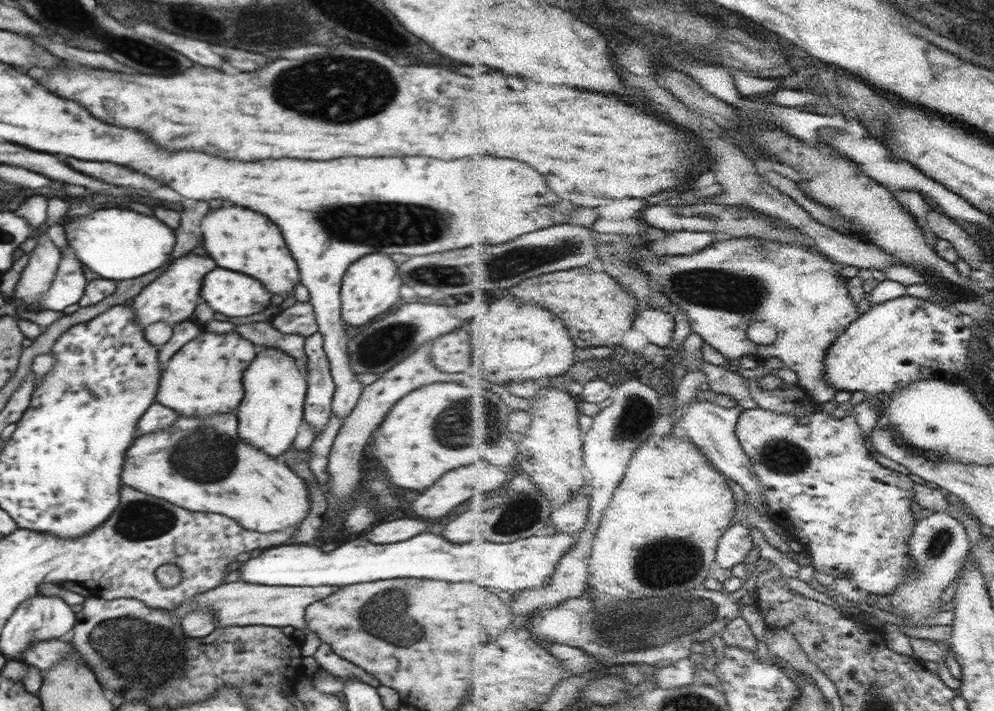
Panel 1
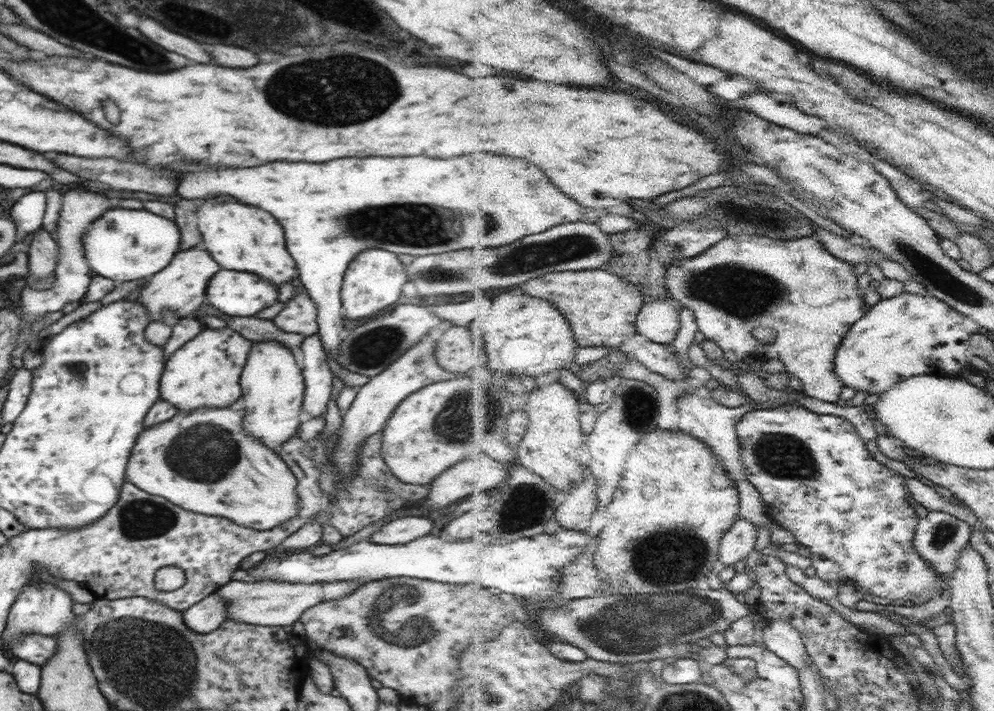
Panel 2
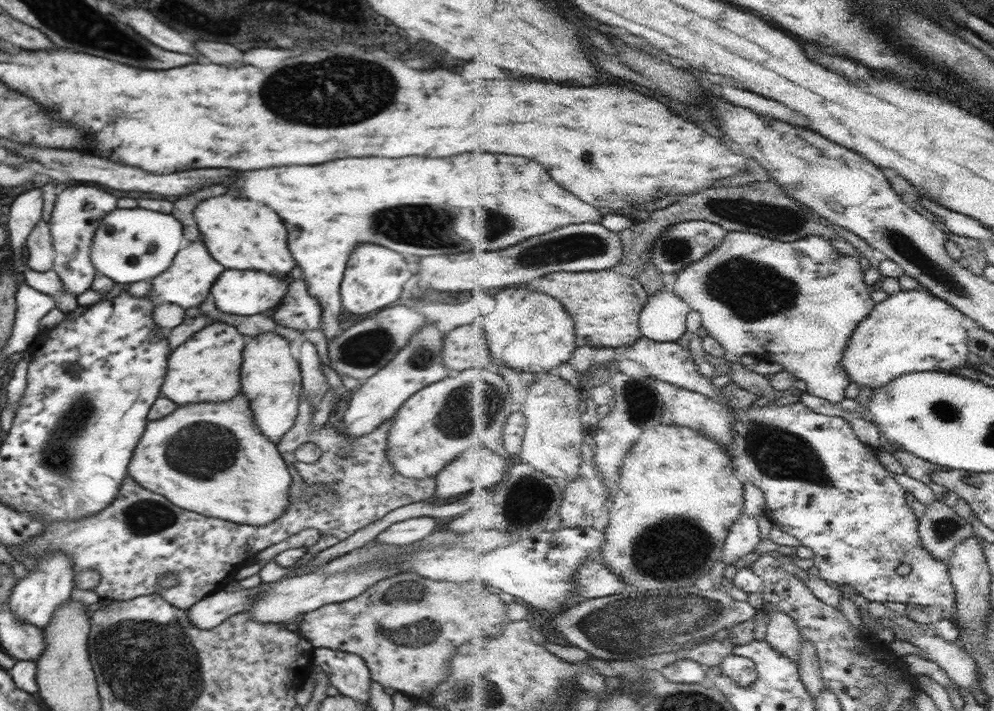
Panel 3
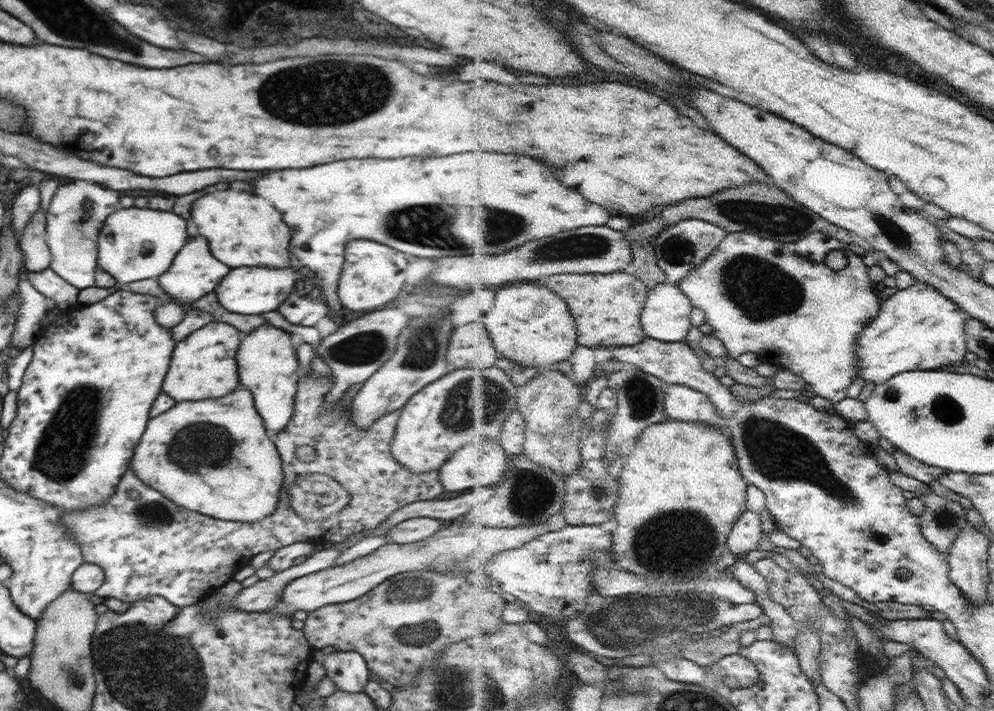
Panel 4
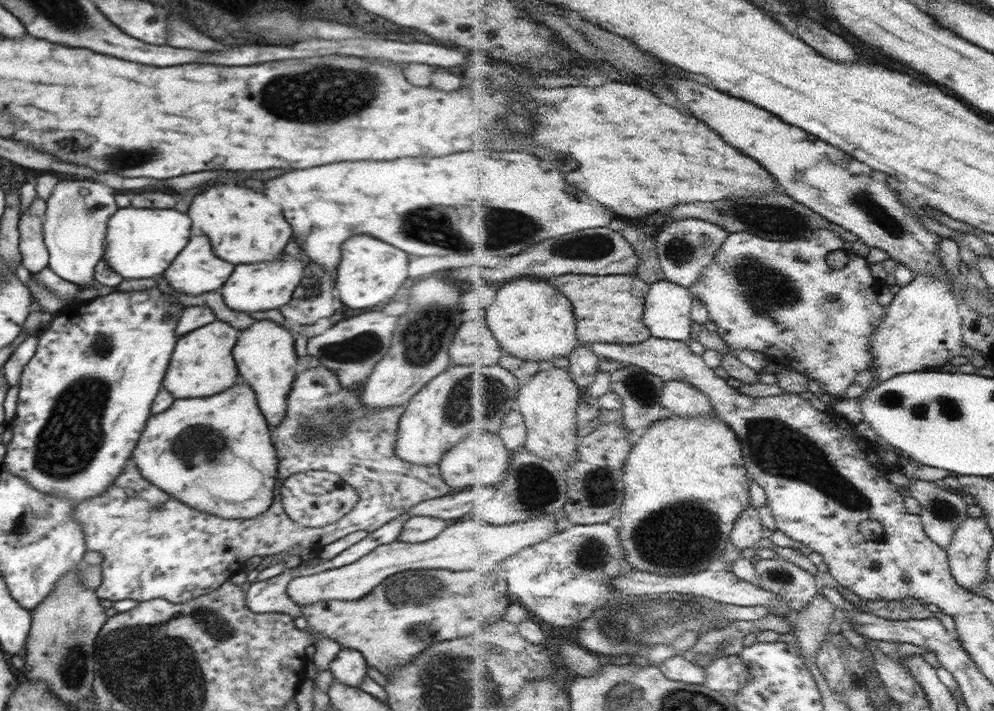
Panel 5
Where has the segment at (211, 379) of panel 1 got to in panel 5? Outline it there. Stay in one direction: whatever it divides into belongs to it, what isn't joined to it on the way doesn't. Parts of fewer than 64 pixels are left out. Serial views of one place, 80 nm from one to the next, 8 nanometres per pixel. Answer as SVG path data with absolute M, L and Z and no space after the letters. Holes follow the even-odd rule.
M212 322L178 338L164 376L164 388L174 398L202 398L230 388L240 378L237 364L232 358L232 346L236 344L240 332L226 322Z

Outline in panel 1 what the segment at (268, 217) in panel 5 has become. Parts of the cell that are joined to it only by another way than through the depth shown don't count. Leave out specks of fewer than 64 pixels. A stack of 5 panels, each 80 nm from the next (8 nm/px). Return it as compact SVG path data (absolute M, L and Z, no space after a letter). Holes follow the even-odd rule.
M240 206L210 210L202 218L202 236L206 252L220 268L244 272L260 280L272 294L292 292L292 288L300 284L296 260L290 256L280 228L276 228L276 224L272 224L266 216L260 216L258 212Z

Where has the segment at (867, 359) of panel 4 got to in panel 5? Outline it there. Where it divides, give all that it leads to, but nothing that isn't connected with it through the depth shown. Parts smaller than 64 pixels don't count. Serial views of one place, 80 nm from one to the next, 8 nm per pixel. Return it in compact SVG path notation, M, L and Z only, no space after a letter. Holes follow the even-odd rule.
M917 274L916 280L909 286L900 290L895 296L891 306L887 308L887 317L884 322L876 329L874 339L872 339L872 354L875 356L874 369L878 378L890 380L894 376L906 372L924 371L928 366L940 366L946 360L960 356L962 352L962 316L958 314L958 304L954 300L952 288L934 276L922 276Z

